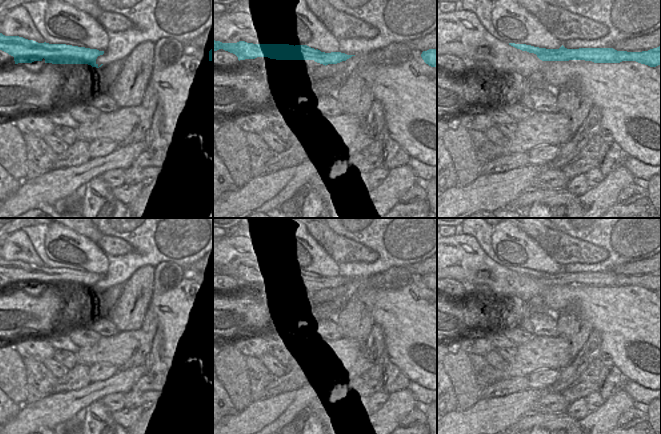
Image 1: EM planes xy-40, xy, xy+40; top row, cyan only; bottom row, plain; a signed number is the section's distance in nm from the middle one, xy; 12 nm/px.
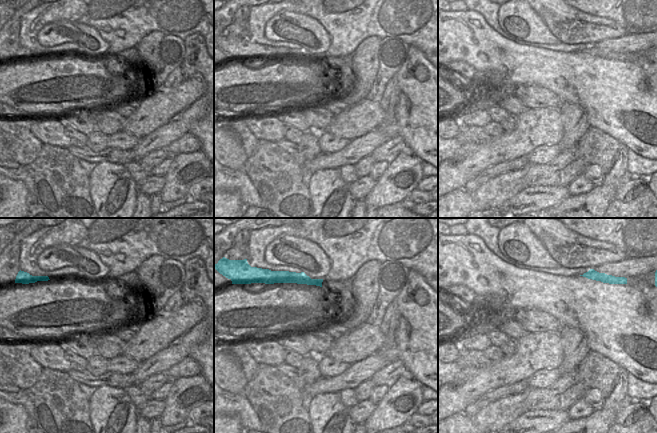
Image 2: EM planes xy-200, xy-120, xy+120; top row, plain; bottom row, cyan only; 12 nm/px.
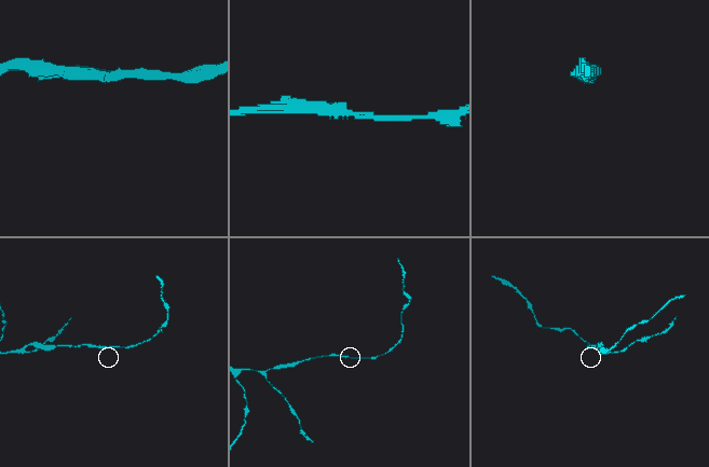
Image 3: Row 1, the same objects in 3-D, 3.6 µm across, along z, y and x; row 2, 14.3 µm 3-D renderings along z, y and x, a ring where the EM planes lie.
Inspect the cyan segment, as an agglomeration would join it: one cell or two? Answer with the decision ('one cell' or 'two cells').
one cell

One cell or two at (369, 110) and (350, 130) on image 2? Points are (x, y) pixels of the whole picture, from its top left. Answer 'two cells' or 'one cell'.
one cell

